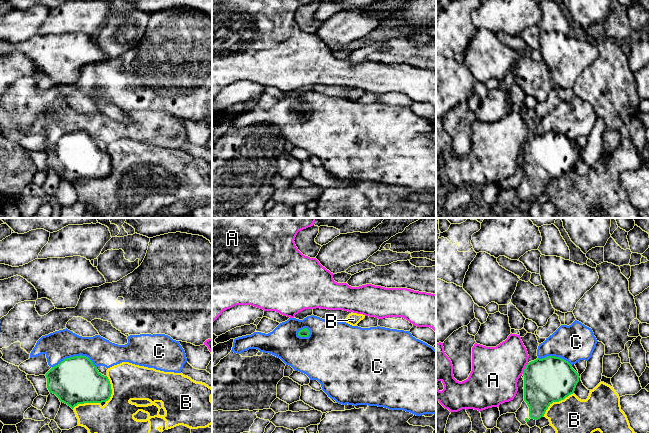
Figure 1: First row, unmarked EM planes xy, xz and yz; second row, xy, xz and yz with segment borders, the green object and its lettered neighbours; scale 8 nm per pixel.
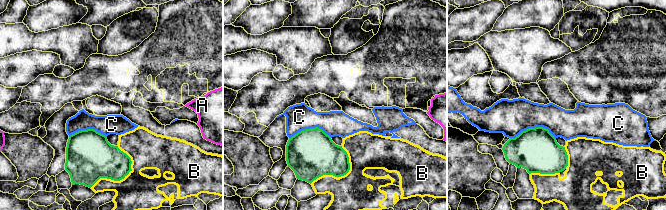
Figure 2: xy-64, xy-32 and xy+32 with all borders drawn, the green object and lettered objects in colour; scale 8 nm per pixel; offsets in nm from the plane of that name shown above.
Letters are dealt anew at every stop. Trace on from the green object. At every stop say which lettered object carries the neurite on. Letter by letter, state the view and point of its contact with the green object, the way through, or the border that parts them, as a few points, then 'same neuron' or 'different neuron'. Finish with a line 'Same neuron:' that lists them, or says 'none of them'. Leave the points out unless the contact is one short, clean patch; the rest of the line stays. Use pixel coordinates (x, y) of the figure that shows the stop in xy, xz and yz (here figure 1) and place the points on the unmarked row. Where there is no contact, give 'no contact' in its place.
A: meets green in yz at (525, 144); different neuron
B: meets green in yz at (556, 177); different neuron
C: meets green in xy at (74, 132); border along xy (96, 142), (87, 133), (74, 131), (64, 134), (52, 143); different neuron
Same neuron: none of them

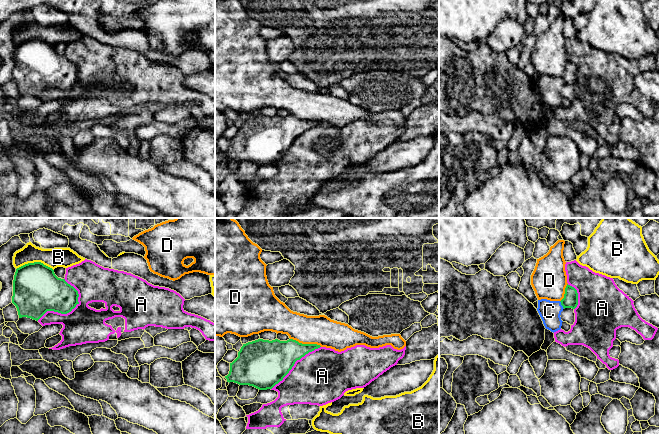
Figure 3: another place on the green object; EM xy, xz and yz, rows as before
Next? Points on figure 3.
A: meets green in xy at (63, 89); different neuron
B: meets green in xy at (35, 38); border along xy (16, 44), (28, 39), (42, 38), (53, 46); different neuron
C: meets green in yz at (561, 80); runs through yz (570, 76), (561, 80), (549, 87); same neuron
D: meets green in xz at (306, 120); different neuron
Same neuron: C

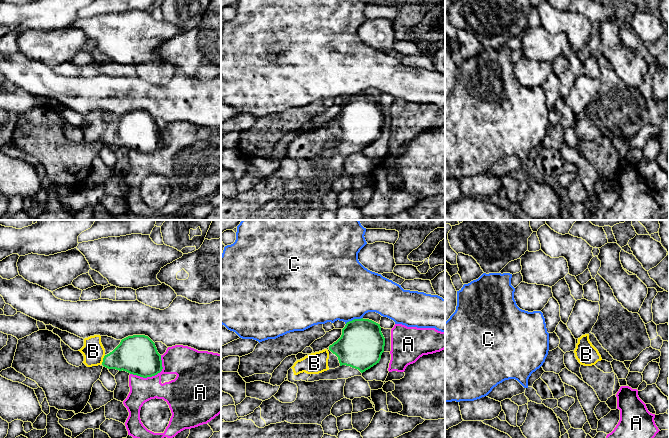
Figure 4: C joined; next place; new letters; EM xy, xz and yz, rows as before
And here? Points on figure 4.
A: meets green in xy at (153, 151); different neuron
B: meets green in xy at (103, 135); runs through xy (133, 131), (120, 135), (103, 135), (93, 127); same neuron
C: meets green in xz at (354, 95); border along xz (362, 93), (345, 99); different neuron
Same neuron: B

